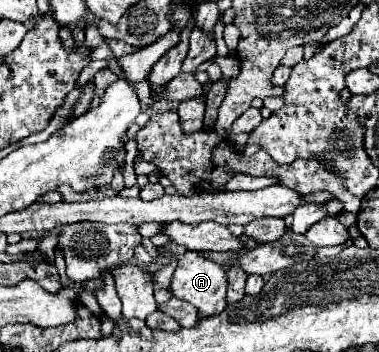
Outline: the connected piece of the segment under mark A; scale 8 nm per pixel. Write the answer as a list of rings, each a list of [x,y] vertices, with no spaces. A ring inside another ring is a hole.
[[[185,251],[179,259],[179,265],[171,279],[171,291],[177,299],[189,301],[193,307],[197,307],[199,317],[211,317],[215,313],[221,313],[227,307],[225,293],[227,293],[227,273],[223,265],[203,257],[199,251]]]

